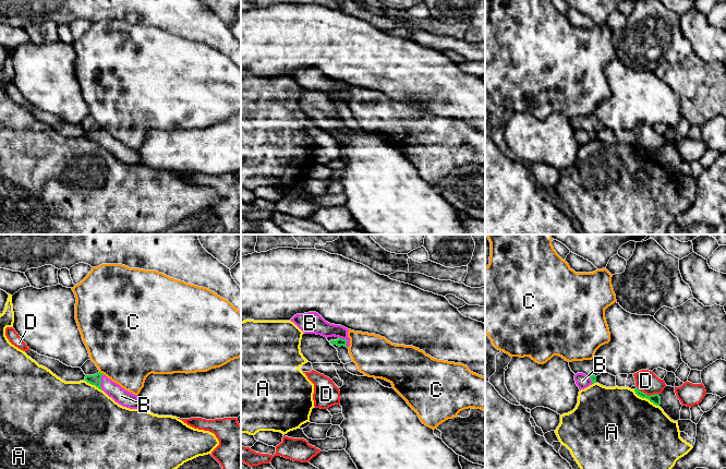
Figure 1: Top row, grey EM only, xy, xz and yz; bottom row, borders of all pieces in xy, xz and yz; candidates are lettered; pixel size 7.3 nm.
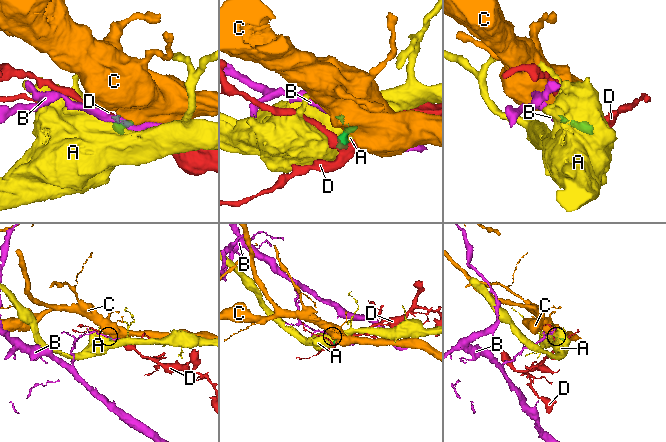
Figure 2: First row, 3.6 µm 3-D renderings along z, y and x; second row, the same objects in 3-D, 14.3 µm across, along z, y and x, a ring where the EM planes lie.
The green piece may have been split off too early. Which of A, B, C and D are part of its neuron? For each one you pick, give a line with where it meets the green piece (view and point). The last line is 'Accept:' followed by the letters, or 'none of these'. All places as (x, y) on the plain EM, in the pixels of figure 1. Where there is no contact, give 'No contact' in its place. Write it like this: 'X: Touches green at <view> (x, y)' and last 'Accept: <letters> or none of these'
B: Touches green at xy (100, 137)
Accept: B

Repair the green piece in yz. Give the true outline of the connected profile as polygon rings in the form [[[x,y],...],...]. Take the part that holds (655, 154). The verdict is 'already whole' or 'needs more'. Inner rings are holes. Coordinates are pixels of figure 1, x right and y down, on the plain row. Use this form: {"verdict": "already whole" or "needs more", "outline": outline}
{"verdict": "already whole", "outline": [[[638,144],[634,145],[636,149],[642,154],[649,155],[651,158],[653,158],[656,161],[661,160],[661,153],[658,149],[650,151],[648,152],[645,148],[639,146]]]}

